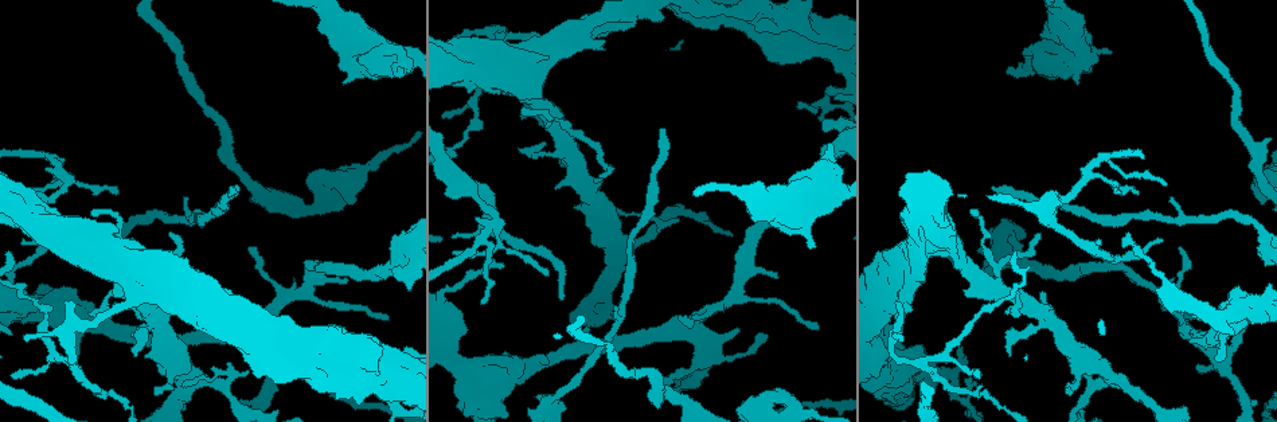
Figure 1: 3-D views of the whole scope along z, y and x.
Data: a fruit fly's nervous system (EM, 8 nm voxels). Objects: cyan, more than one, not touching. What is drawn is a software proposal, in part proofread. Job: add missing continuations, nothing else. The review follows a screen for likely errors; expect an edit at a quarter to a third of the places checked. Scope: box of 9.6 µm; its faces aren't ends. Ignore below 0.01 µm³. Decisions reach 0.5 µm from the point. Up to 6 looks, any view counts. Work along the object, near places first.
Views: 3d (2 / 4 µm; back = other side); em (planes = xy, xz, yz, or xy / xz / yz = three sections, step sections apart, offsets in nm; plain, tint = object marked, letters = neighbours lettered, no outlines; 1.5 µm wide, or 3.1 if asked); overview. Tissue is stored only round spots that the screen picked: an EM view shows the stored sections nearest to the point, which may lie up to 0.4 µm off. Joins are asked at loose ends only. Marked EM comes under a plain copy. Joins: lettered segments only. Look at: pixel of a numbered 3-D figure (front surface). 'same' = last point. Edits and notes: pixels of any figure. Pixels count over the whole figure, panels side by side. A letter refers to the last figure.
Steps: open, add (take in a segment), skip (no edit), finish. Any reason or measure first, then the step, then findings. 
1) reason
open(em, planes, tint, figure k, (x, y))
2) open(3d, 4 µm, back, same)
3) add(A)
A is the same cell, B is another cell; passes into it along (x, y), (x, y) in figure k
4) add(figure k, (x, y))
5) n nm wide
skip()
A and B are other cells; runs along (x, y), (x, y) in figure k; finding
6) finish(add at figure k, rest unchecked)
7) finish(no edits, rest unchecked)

free end
open(em, planes, tint, figure 1, (344, 84))

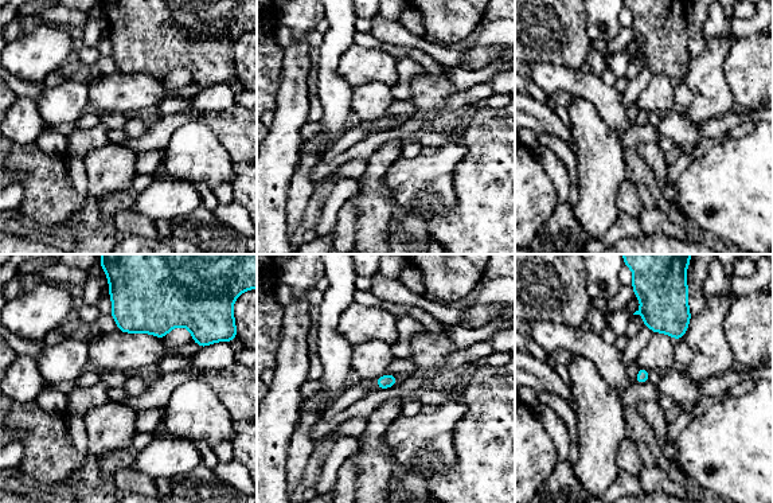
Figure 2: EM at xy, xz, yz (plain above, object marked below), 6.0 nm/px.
open(em, planes, letters, same)

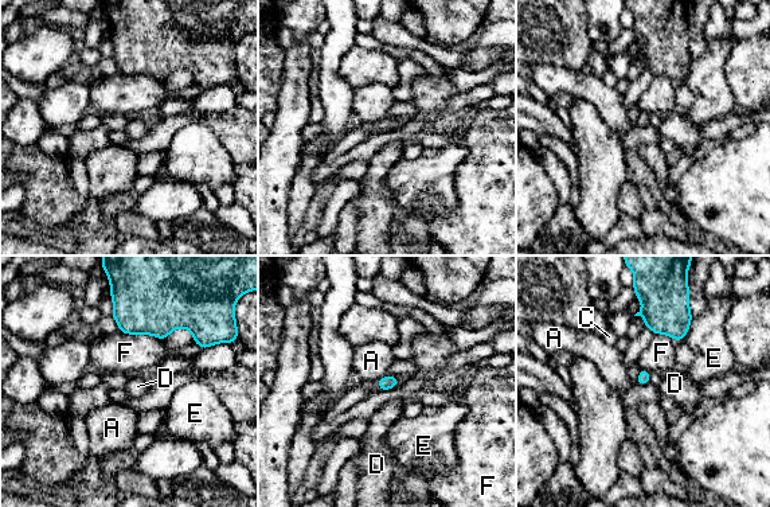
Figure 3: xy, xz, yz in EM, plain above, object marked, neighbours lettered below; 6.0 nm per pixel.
skip()
A, C, D, E and F are other cells; border along (384, 375), (379, 379) in figure 3; none of them fits

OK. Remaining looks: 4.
branch stops here
open(em, planes, letters, figure 1, (401, 69))

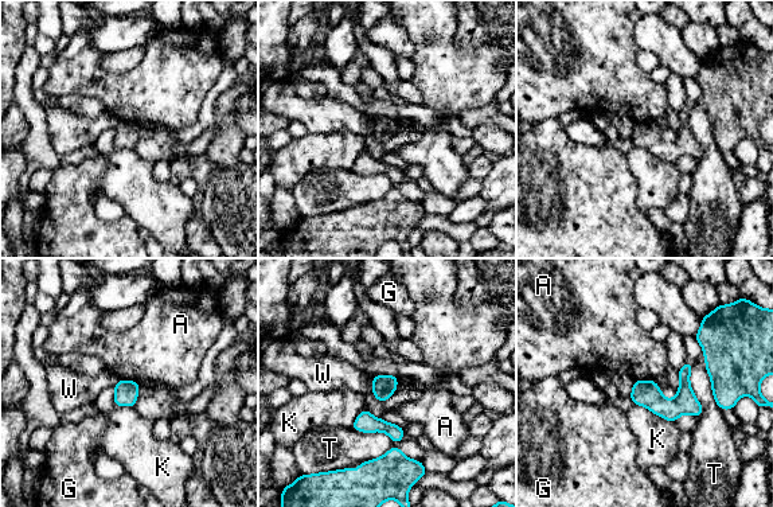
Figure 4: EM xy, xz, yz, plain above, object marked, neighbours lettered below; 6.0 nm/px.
skip()
A, G, K, T and W are other cells; runs along (636, 385), (662, 406), (699, 410) in figure 4; no lettered segment goes on from it

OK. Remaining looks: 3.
thick end
open(em, planes, tint, figure 1, (924, 280))

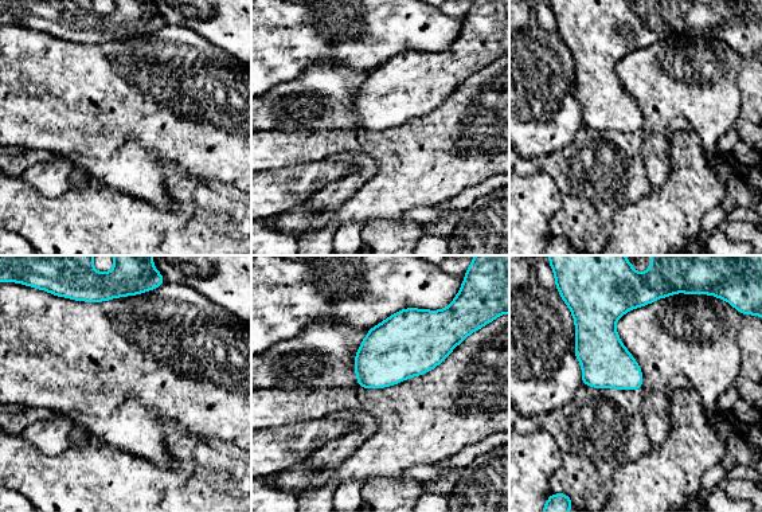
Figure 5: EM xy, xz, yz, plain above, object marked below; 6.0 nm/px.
open(em, planes, letters, same)

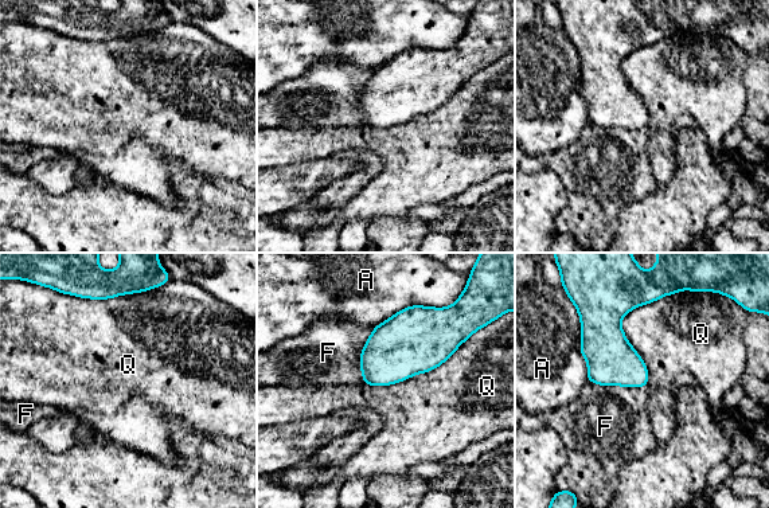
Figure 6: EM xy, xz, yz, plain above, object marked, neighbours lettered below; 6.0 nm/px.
220 nm wide
skip()
A, F and Q are other cells; border along (672, 293), (621, 320), (647, 385) in figure 6; no lettered segment goes on from it

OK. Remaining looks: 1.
finish(no edits, rest unchecked)

